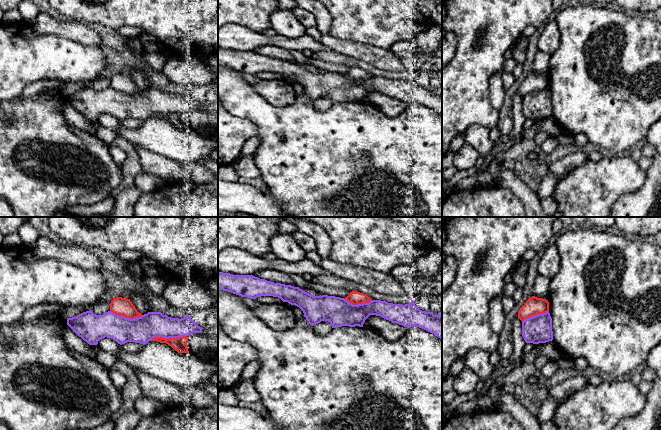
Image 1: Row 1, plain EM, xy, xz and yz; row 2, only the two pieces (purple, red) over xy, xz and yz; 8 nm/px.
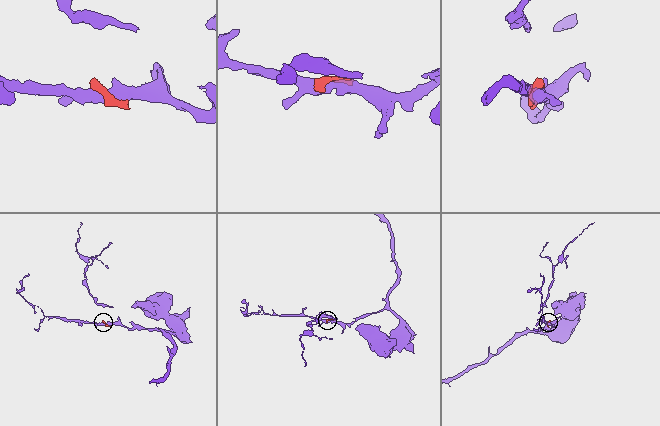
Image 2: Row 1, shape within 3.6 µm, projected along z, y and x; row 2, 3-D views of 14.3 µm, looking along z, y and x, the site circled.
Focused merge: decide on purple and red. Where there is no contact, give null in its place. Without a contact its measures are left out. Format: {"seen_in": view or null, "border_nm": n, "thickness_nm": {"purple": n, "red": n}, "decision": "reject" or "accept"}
{"seen_in": "xy", "border_nm": 300, "thickness_nm": {"purple": 220, "red": 110}, "decision": "reject"}

